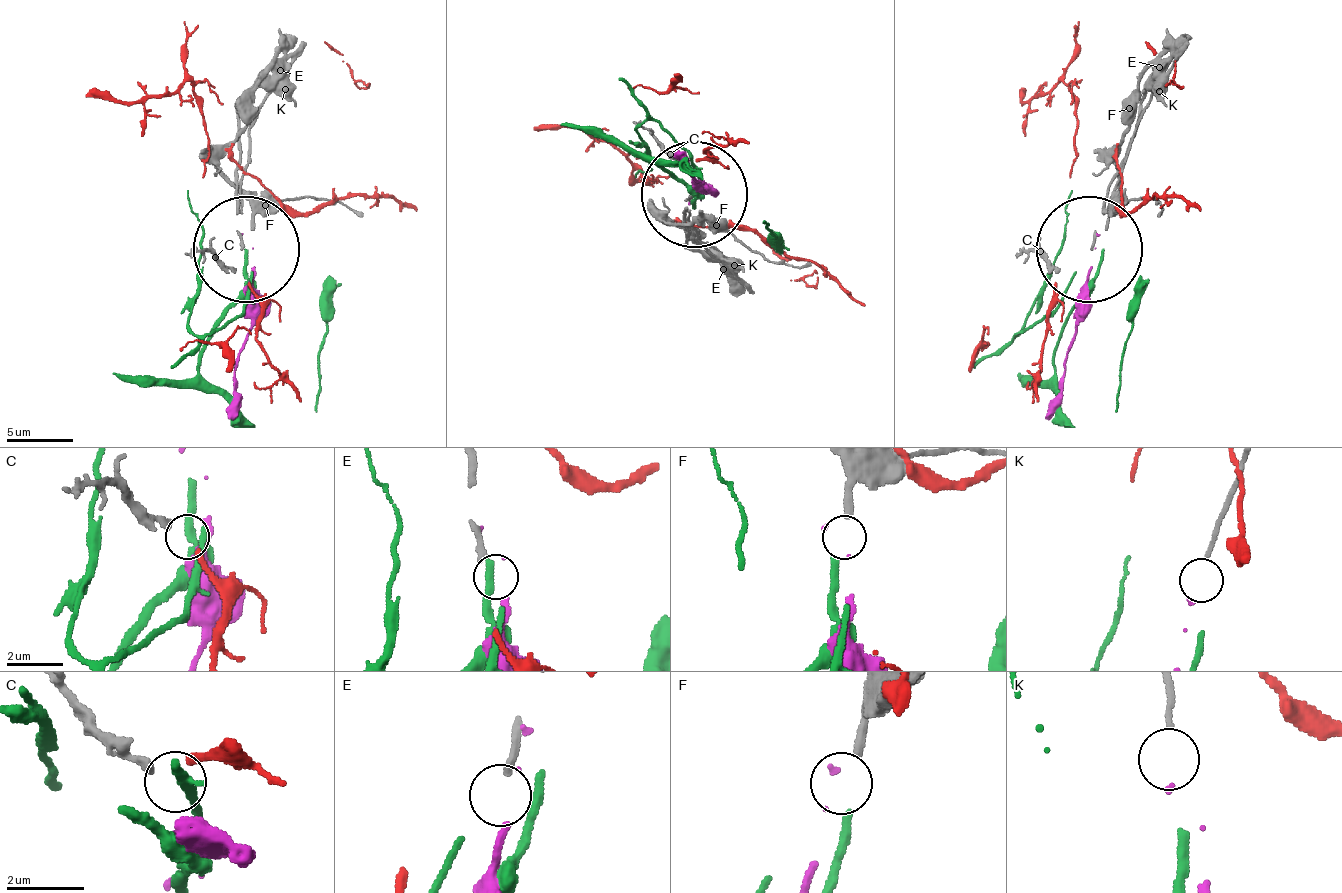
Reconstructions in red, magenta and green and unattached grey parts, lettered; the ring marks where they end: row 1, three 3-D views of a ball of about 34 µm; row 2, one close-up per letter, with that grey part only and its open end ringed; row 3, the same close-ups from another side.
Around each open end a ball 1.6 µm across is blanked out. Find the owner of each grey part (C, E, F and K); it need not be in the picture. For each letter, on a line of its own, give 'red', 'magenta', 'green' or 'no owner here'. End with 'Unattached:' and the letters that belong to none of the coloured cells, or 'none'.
C: red
E: no owner here
F: green
K: magenta
Unattached: E

